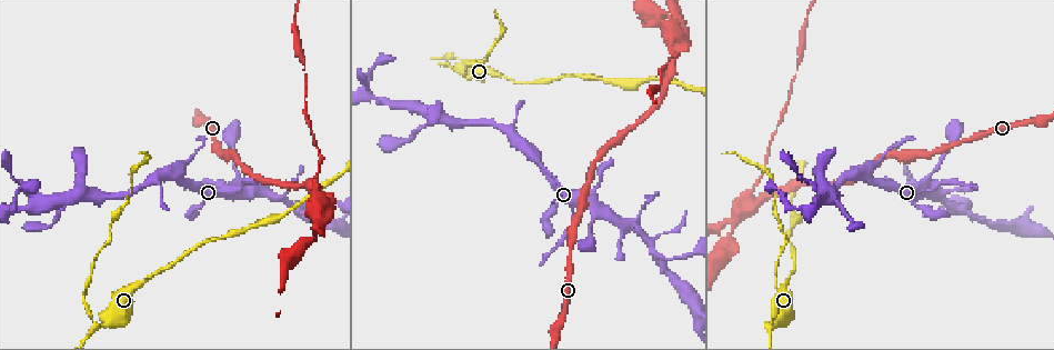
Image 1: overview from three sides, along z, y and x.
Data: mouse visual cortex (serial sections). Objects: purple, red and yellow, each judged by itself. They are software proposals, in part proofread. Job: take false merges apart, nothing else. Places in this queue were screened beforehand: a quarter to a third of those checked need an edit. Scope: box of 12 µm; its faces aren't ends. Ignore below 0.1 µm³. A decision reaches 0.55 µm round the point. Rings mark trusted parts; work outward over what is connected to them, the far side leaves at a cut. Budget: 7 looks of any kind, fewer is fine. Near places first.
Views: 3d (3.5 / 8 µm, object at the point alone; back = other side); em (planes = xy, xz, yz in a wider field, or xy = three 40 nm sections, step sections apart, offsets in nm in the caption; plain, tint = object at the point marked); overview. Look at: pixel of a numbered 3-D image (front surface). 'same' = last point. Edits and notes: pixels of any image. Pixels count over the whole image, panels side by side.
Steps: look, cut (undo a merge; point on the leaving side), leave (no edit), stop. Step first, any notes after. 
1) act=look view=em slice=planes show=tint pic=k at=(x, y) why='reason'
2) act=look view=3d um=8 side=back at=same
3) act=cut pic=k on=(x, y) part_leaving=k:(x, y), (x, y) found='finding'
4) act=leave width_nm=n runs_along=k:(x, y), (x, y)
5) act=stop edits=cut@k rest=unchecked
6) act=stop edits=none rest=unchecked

act=look view=3d um=3.5 pic=1 at=(964, 208) why='thin neck'

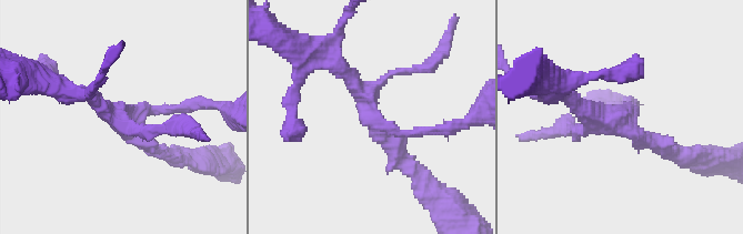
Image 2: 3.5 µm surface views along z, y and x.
act=look view=em slice=xy step=2 show=tint pic=2 at=(123, 121)

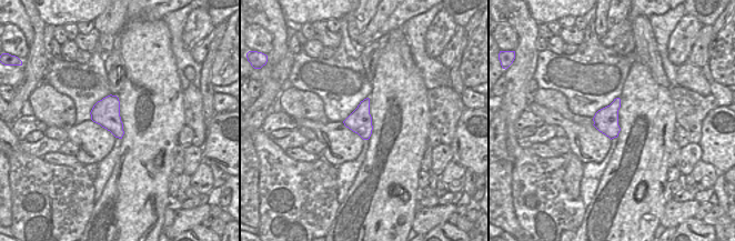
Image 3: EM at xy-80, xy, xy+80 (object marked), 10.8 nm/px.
act=leave runs_along=2:(334, 60), (405, 168) found='all the same cell'

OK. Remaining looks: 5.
act=look view=3d um=3.5 pic=1 at=(82, 193) why='four-way junction'

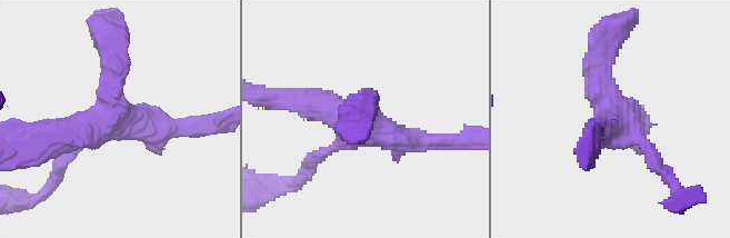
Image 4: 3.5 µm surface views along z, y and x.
act=look view=em slice=xy step=2 show=tint pic=4 at=(108, 121) arms=4 arm_widths_nm=150,300,300,400

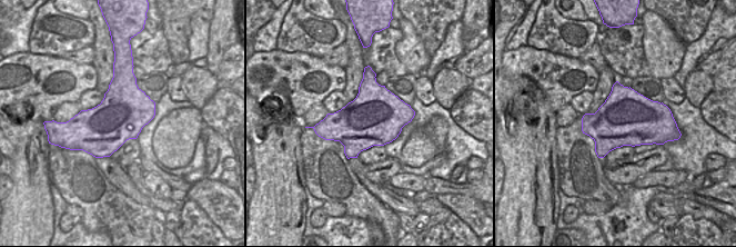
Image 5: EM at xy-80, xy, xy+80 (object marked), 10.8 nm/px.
act=leave runs_along=4:(430, 142), (379, 135), (294, 97) found='all the same cell'

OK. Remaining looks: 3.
act=look view=3d um=3.5 pic=1 at=(450, 58) why='calibre changes'

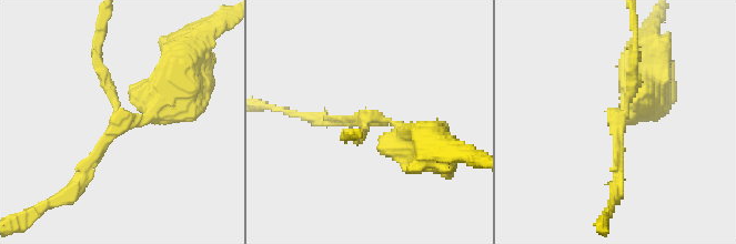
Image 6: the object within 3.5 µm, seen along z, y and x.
act=cut pic=6 on=(104, 82) arms=3 part_leaving=6:(132, 122), (116, 119), (96, 33) found='a second cell is stuck on'

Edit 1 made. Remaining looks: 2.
act=stop edits=cut@6 rest=unchecked

